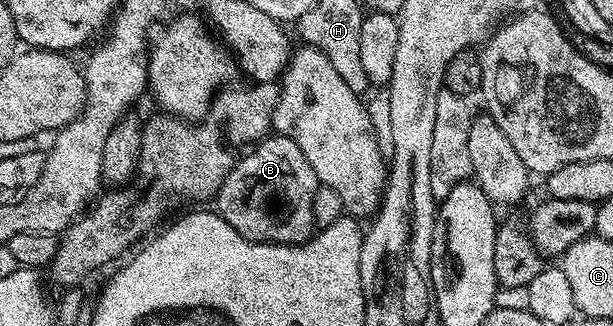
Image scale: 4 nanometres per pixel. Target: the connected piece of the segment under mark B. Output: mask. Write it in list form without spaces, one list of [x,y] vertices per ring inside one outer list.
[[[272,134],[262,141],[254,144],[246,152],[244,159],[240,158],[229,174],[224,175],[223,184],[217,196],[217,213],[241,237],[245,237],[254,243],[305,243],[317,228],[313,217],[313,193],[321,186],[317,173],[313,173],[313,165],[305,161],[305,153],[297,149],[292,139],[283,135]]]

